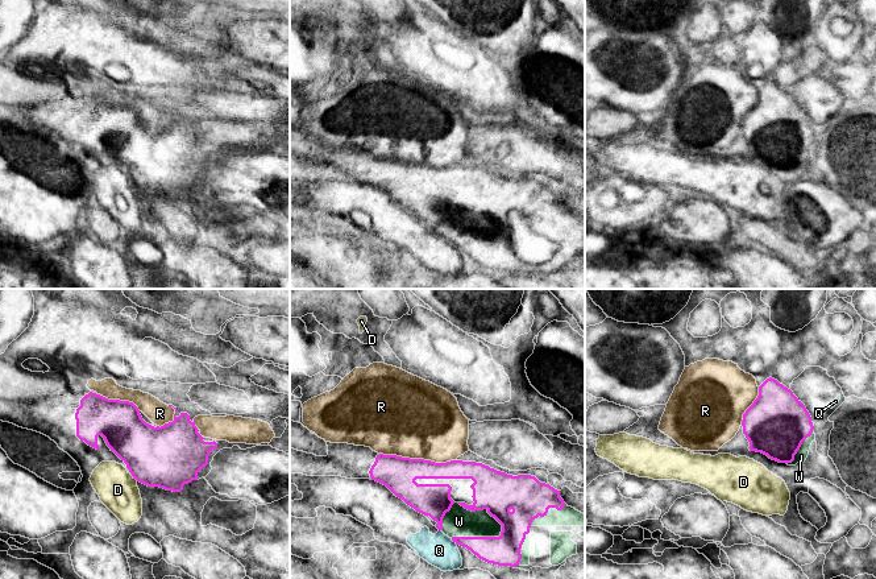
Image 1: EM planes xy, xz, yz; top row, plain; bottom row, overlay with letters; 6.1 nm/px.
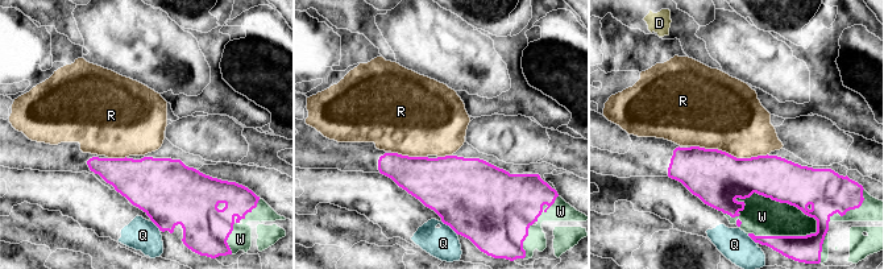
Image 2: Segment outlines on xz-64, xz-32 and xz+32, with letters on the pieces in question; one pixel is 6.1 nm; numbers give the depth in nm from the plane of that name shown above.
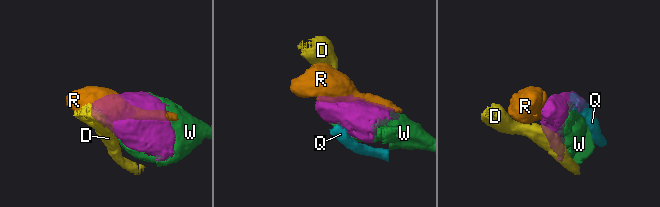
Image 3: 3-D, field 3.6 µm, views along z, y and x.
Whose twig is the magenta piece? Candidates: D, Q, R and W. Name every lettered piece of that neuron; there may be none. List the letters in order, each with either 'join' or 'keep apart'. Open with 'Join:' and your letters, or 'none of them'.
Join: W
D: keep apart
Q: keep apart
R: keep apart
W: join

